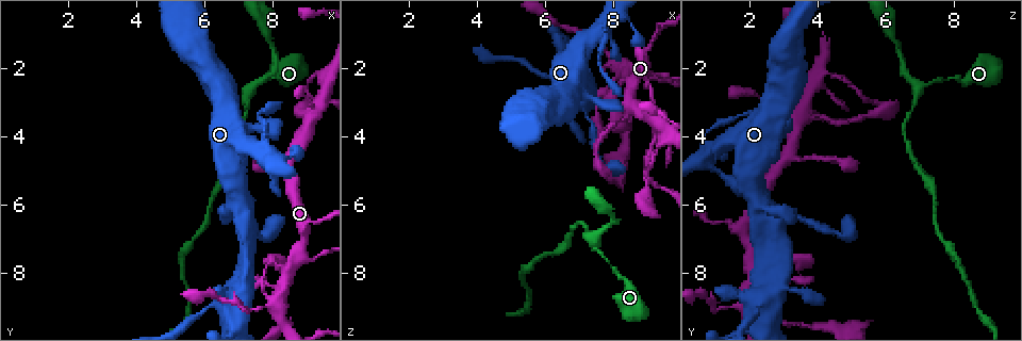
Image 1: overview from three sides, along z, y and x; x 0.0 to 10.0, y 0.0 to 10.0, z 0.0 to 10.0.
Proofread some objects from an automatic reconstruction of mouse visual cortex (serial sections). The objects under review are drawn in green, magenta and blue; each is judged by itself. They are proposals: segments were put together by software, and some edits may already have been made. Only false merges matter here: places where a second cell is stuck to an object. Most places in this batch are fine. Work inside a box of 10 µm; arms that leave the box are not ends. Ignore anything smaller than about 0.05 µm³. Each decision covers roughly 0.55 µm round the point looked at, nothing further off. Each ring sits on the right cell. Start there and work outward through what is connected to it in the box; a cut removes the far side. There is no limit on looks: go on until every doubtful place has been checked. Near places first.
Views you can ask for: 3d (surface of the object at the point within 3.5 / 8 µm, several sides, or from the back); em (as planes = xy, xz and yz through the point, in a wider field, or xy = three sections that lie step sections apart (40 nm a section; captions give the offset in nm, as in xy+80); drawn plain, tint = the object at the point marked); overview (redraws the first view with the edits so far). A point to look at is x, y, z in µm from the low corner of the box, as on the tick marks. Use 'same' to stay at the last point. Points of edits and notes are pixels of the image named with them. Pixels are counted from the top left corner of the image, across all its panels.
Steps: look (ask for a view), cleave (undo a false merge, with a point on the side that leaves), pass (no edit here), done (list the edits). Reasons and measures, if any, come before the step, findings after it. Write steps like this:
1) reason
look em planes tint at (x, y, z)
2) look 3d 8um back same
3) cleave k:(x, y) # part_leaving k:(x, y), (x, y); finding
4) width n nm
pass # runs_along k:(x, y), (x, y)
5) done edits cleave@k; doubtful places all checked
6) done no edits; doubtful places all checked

calibre changes
look 3d 8um at (9.45, 2.20, 4.20)

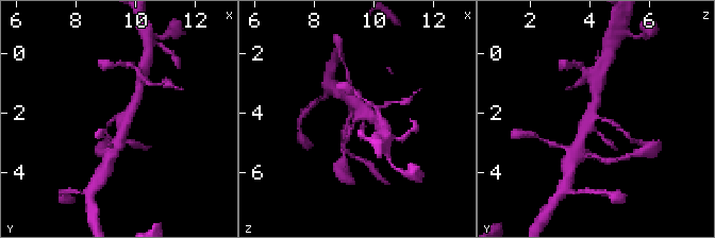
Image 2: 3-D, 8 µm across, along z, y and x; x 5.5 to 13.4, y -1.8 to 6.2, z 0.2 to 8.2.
look em xy step 3 tint same

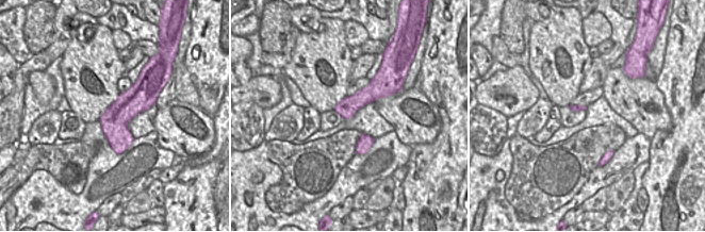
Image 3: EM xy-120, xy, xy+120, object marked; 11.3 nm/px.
width 220 nm
pass # runs_along 2:(358, 104), (361, 112), (345, 145); continuous, no second cell

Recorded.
small branch off a trunk
look 3d 3.5um at (8.50, 7.90, 2.15)

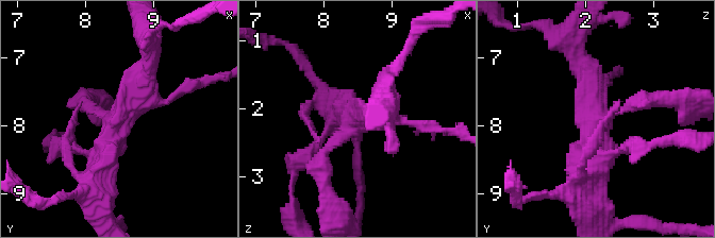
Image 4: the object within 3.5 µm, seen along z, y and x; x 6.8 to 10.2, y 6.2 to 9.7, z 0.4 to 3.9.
arms 4; arm_widths 150, 150, 300, 400 nm; shape alone is not enough
look em xy step 1 tint at (8.50, 7.90, 2.10)

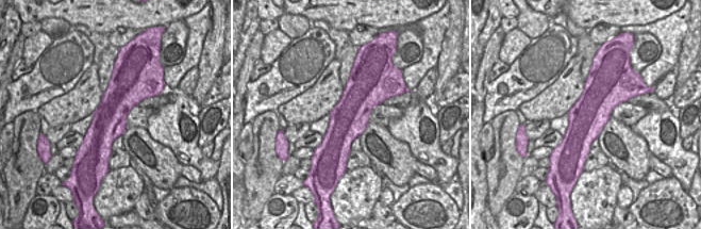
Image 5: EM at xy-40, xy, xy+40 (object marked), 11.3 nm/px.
pass # runs_along 4:(149, 60), (103, 151), (97, 181); one cell here

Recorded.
sharp bend
look 3d 3.5um back at (8.20, 9.00, 1.95)

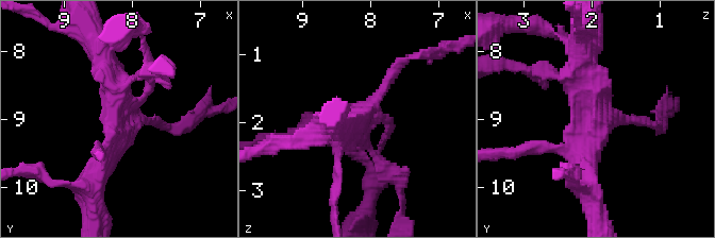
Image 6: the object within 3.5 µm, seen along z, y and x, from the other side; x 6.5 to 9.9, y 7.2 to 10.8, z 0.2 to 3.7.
look em xy step 2 tint at (8.15, 9.00, 1.90)

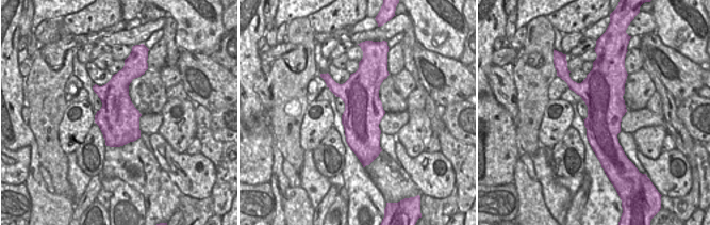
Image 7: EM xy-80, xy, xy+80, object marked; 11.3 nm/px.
pass # runs_along 6:(582, 53), (599, 122), (582, 151), (552, 148); all the same cell

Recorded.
done no edits; doubtful places all checked

